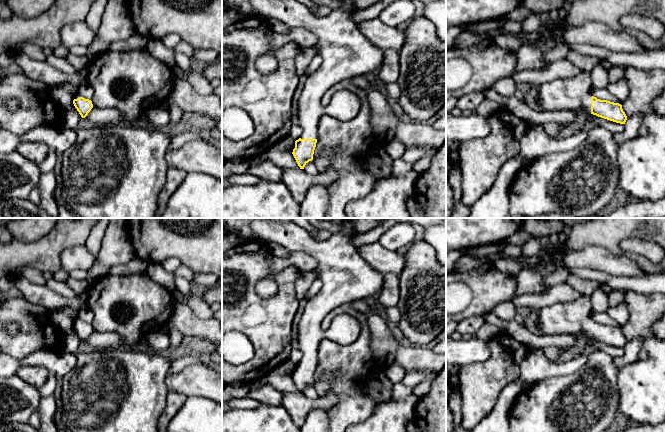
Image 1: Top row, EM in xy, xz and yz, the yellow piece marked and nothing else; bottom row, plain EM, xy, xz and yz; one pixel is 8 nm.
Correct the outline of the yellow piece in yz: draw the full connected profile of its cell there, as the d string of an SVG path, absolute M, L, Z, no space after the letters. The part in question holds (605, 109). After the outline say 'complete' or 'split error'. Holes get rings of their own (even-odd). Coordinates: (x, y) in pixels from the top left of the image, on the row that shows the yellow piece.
M581 71L570 79L556 79L541 84L537 102L545 111L573 111L584 109L598 117L625 124L627 116L619 103L600 100L590 93L592 76Z | split error

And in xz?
M251 0L251 6L257 18L277 19L289 28L302 27L317 37L317 44L320 48L318 54L322 58L322 64L314 73L307 76L299 97L299 126L302 133L300 138L295 141L295 148L292 152L300 169L304 169L305 165L313 160L317 143L318 122L325 114L325 108L320 103L324 93L342 80L380 69L384 59L384 51L373 45L355 24L353 15L358 10L355 0L342 0L342 5L339 8L323 18L318 18L308 7L296 0Z | split error

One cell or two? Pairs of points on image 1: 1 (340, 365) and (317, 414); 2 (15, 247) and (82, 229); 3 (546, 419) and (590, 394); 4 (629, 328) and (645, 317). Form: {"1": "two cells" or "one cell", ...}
{"1": "two cells", "2": "one cell", "3": "one cell", "4": "one cell"}

